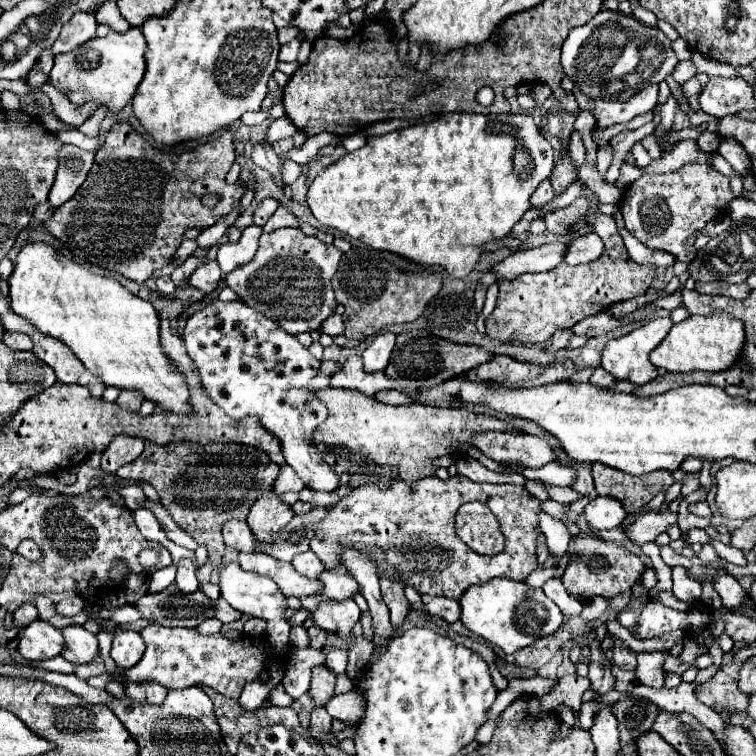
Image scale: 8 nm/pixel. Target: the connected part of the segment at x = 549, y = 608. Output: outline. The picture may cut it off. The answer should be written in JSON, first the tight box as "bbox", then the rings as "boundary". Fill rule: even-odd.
{"bbox":[461,579,563,653],"boundary":[[[489,579],[489,583],[469,587],[461,597],[461,623],[475,635],[491,641],[503,653],[515,653],[539,637],[555,635],[563,625],[561,609],[543,593],[543,589],[529,587],[513,579]]]}

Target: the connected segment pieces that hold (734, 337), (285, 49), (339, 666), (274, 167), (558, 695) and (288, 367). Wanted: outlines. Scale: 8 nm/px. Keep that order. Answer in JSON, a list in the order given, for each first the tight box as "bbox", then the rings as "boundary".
[{"bbox":[651,313,745,373],"boundary":[[[729,313],[713,315],[691,315],[685,321],[671,327],[669,335],[651,351],[651,363],[673,373],[693,373],[693,371],[725,371],[741,355],[745,345],[745,329],[739,319]]]},{"bbox":[279,39,301,61],"boundary":[[[293,39],[293,41],[285,43],[285,45],[281,45],[279,61],[295,61],[297,59],[297,53],[299,53],[299,45],[301,45],[299,39]]]},{"bbox":[325,649,347,675],"boundary":[[[333,649],[333,651],[327,655],[325,667],[339,675],[339,673],[345,673],[345,663],[347,663],[347,649]]]},{"bbox":[253,143,285,189],"boundary":[[[255,143],[255,149],[253,149],[253,161],[255,165],[263,167],[265,171],[273,173],[277,185],[283,189],[285,183],[283,183],[283,177],[281,177],[281,165],[283,165],[283,159],[275,155],[275,151],[271,149],[271,145],[261,145],[261,143]]]},{"bbox":[540,674,590,711],"boundary":[[[577,674],[566,675],[559,680],[553,691],[540,698],[541,707],[545,711],[553,711],[556,705],[563,702],[571,709],[579,711],[582,705],[582,696],[590,686],[588,678]]]},{"bbox":[183,301,339,493],"boundary":[[[215,301],[189,317],[183,341],[199,371],[201,385],[215,405],[225,409],[235,421],[255,415],[261,425],[279,439],[287,465],[295,469],[305,487],[327,493],[339,487],[337,473],[323,461],[311,441],[327,417],[325,405],[313,397],[309,387],[321,361],[317,361],[295,335],[289,335],[275,321],[243,301]]]}]

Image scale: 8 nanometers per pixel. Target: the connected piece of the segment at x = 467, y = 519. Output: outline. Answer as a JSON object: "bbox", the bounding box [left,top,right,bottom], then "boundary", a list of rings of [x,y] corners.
{"bbox":[457,503,505,555],"boundary":[[[483,503],[461,505],[457,511],[457,535],[479,555],[497,555],[505,543],[495,515]]]}

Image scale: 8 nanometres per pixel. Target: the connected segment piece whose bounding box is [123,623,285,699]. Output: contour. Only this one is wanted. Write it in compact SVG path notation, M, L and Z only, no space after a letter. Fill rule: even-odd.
M157 623L147 625L141 631L147 645L141 661L123 673L123 683L127 681L157 681L165 689L185 689L193 685L213 687L217 693L239 699L241 689L255 681L261 671L277 665L285 665L285 655L277 655L269 641L261 637L243 637L231 641L221 633L199 635L195 629L169 629Z

